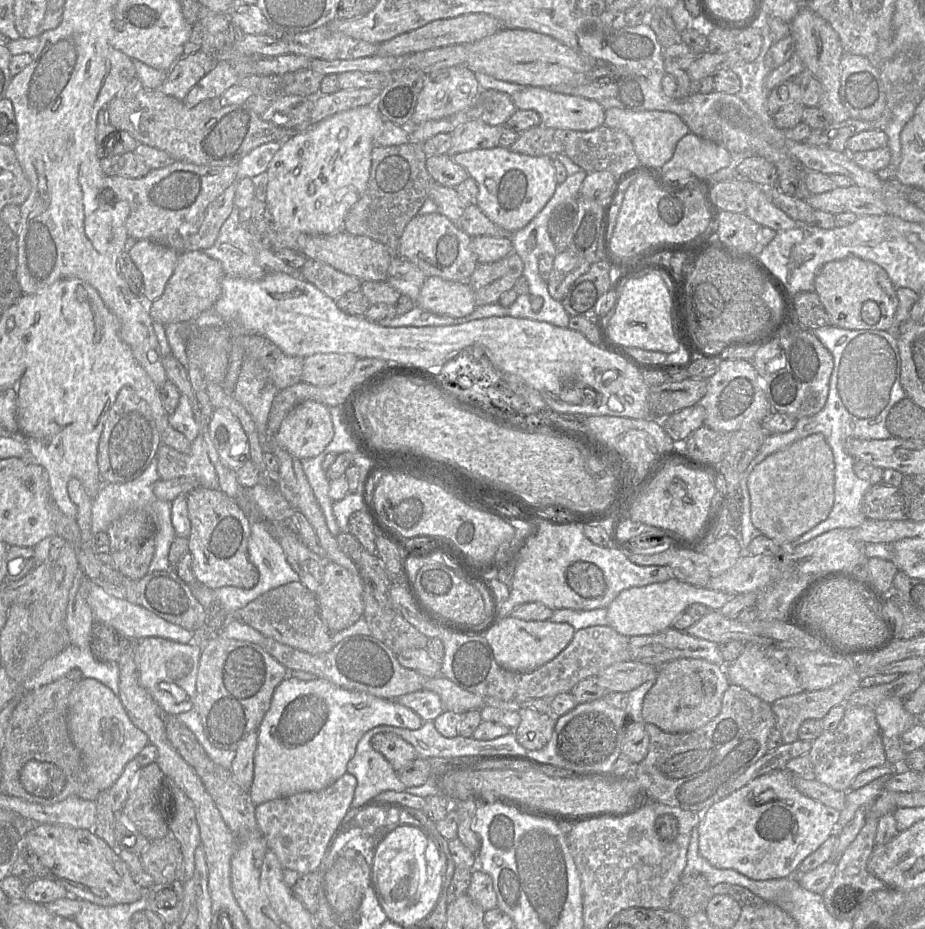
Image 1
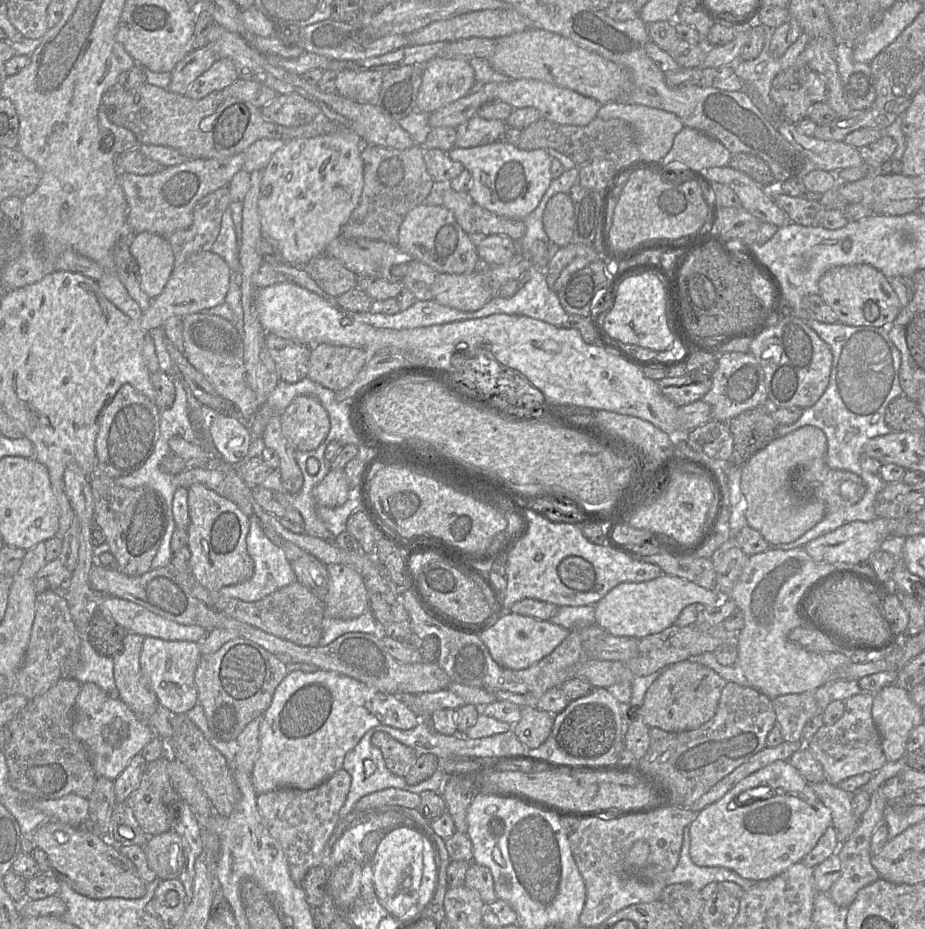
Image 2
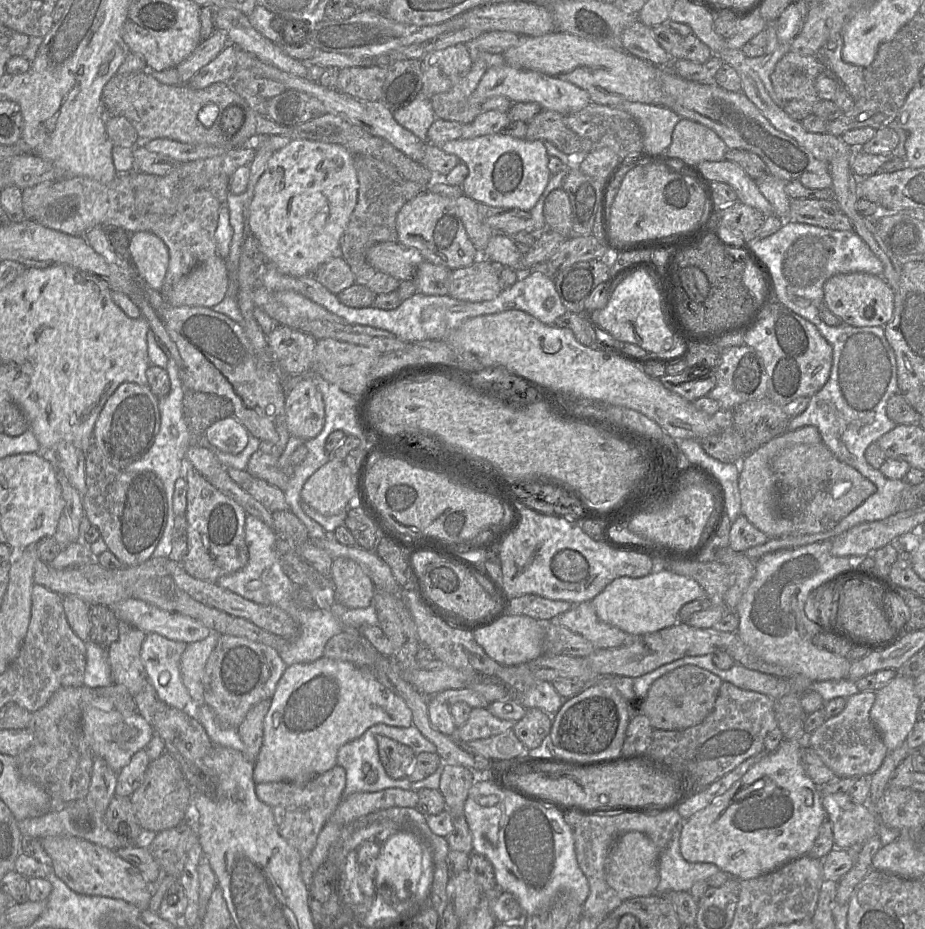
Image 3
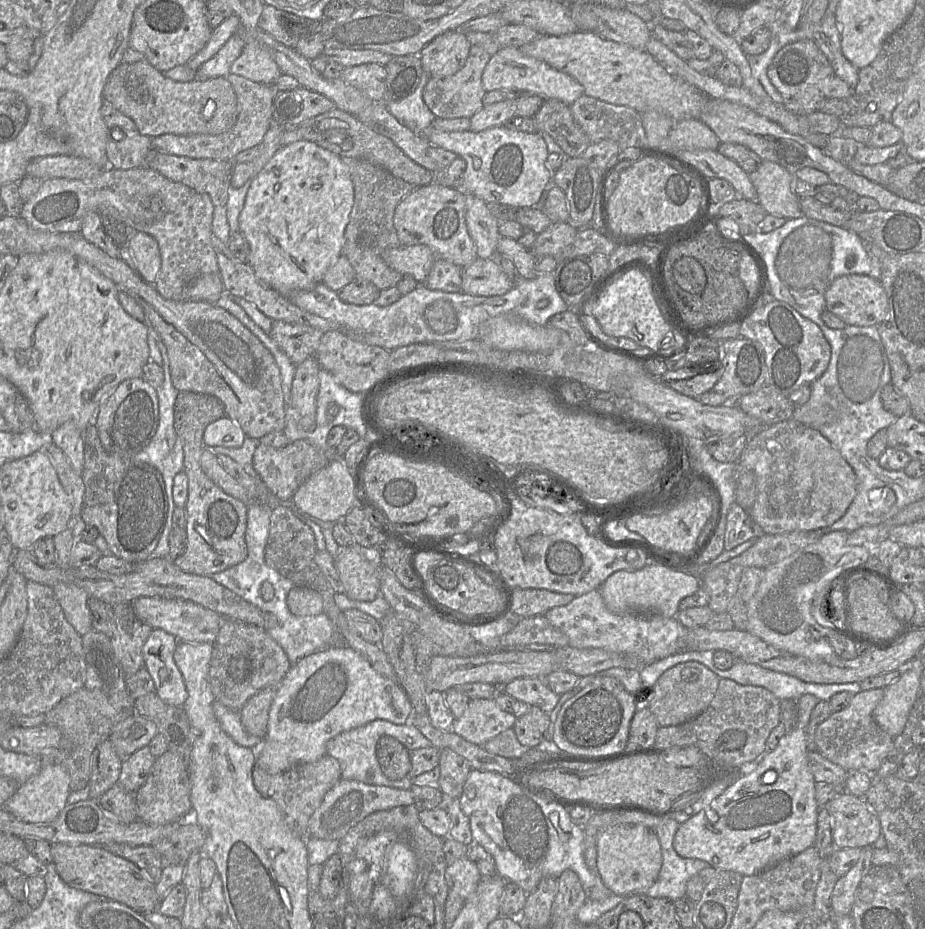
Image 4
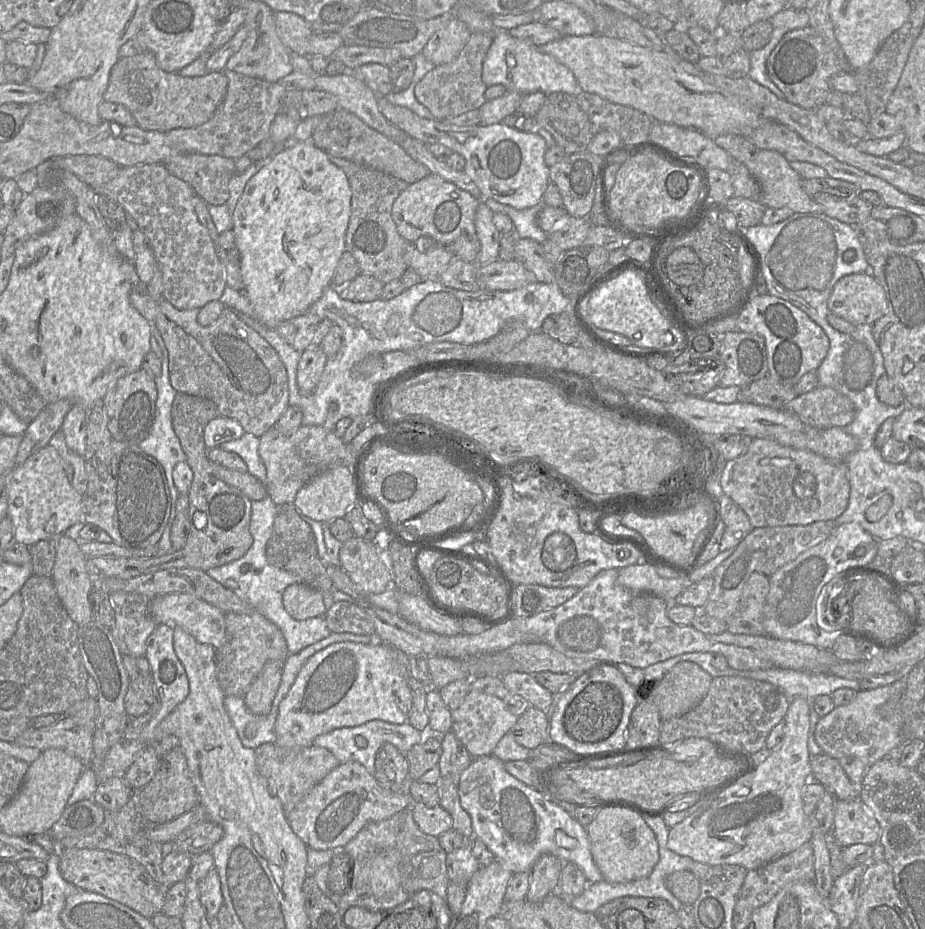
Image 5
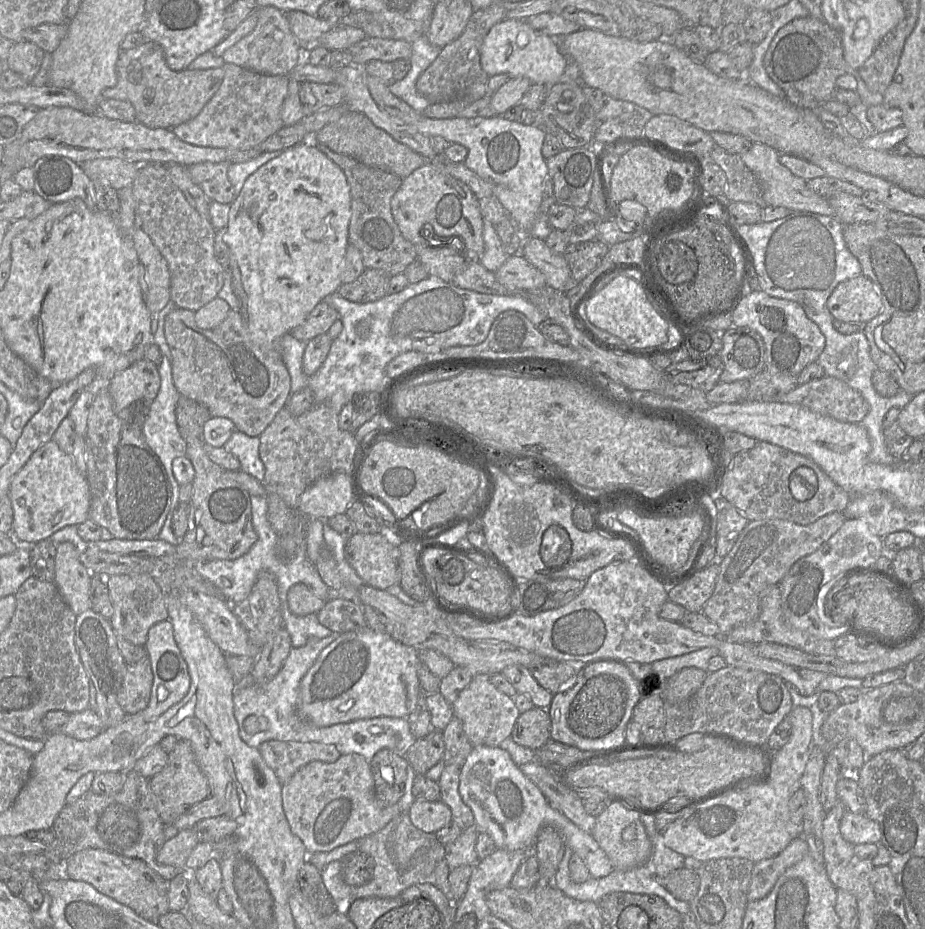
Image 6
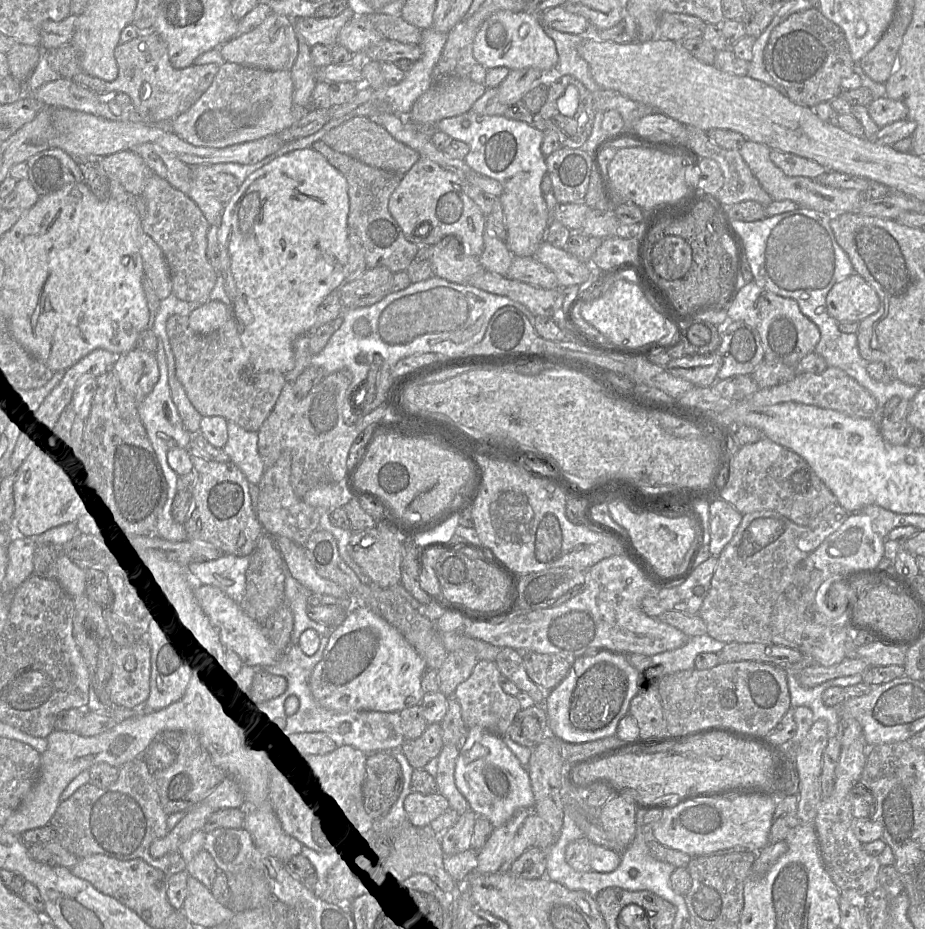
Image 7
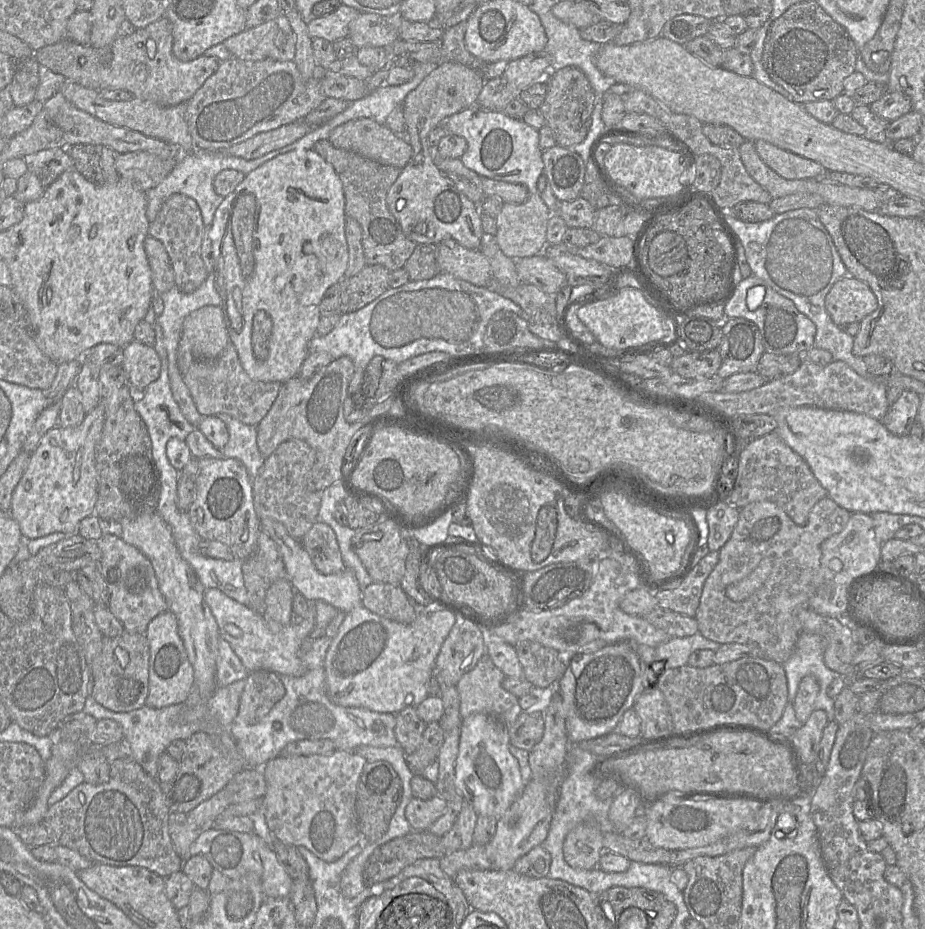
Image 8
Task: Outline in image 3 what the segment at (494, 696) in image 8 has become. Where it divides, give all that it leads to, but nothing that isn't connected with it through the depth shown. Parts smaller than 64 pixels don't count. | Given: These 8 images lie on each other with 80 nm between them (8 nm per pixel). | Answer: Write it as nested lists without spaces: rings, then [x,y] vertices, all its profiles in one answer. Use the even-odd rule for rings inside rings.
[[[472,708],[467,722],[456,727],[455,737],[463,742],[488,738],[512,729],[515,722],[493,716],[487,708]]]

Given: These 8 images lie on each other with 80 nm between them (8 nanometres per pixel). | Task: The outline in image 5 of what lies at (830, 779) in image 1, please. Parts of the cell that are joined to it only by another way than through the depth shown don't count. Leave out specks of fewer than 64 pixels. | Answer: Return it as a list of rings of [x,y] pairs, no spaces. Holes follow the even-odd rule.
[[[896,685],[860,690],[849,704],[835,707],[828,715],[820,718],[815,730],[815,740],[823,753],[836,760],[856,757],[869,765],[887,756],[900,743],[903,715],[901,703],[887,716],[881,715],[880,708],[894,694],[896,694]]]

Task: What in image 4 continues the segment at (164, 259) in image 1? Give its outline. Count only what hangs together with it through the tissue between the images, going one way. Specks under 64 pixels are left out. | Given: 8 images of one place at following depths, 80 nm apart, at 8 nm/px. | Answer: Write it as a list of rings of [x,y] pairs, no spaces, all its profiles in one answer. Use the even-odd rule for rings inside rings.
[[[134,232],[129,245],[136,272],[148,284],[154,285],[161,268],[161,254],[157,240],[144,232]]]

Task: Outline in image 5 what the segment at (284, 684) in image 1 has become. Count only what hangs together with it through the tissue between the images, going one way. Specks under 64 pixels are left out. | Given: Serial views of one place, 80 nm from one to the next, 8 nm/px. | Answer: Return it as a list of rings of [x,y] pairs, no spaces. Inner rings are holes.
[[[375,640],[368,644],[338,642],[315,653],[303,665],[279,704],[275,744],[284,749],[313,745],[319,735],[372,720],[408,722],[411,690],[393,658],[393,646]]]

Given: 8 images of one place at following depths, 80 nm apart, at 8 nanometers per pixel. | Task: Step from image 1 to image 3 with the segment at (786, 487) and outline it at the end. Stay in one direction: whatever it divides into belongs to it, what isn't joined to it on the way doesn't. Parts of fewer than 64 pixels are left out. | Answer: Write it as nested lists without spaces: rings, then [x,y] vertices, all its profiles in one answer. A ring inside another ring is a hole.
[[[804,426],[771,439],[754,452],[747,454],[740,462],[738,488],[741,498],[741,512],[748,521],[768,538],[779,538],[794,533],[794,523],[778,509],[777,480],[771,469],[771,460],[783,449],[796,444],[818,444],[821,435],[815,426]]]

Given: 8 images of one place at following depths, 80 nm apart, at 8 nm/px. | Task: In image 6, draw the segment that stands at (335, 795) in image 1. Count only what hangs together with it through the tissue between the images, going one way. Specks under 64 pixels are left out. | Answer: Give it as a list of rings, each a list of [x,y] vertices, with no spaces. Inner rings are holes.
[[[276,741],[262,743],[258,750],[281,784],[311,761],[335,762],[340,753],[332,744],[320,742]]]

